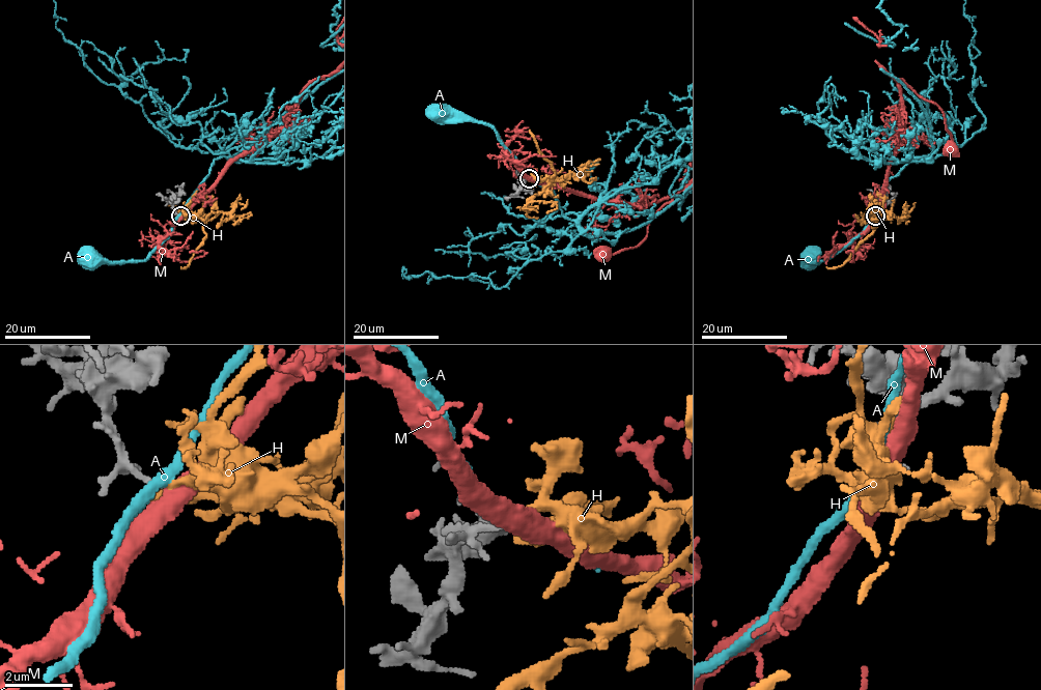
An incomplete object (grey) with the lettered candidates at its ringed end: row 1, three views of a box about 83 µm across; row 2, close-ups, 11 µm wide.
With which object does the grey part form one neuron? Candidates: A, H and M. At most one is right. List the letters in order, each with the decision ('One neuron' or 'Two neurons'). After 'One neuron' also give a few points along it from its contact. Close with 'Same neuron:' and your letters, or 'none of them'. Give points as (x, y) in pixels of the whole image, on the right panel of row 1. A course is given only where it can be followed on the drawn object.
A: Two neurons
H: One neuron. Its course: (874, 216), (874, 230), (842, 264), (826, 266)
M: Two neurons
Same neuron: H

